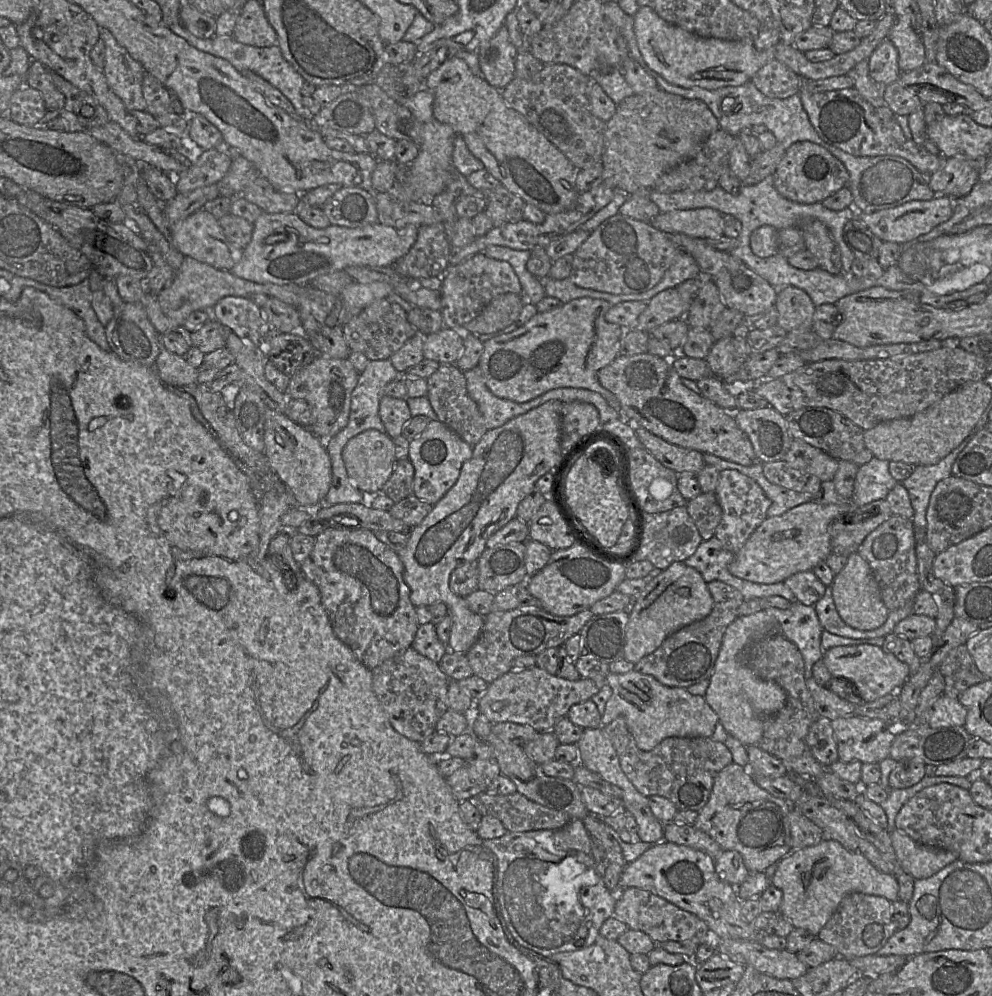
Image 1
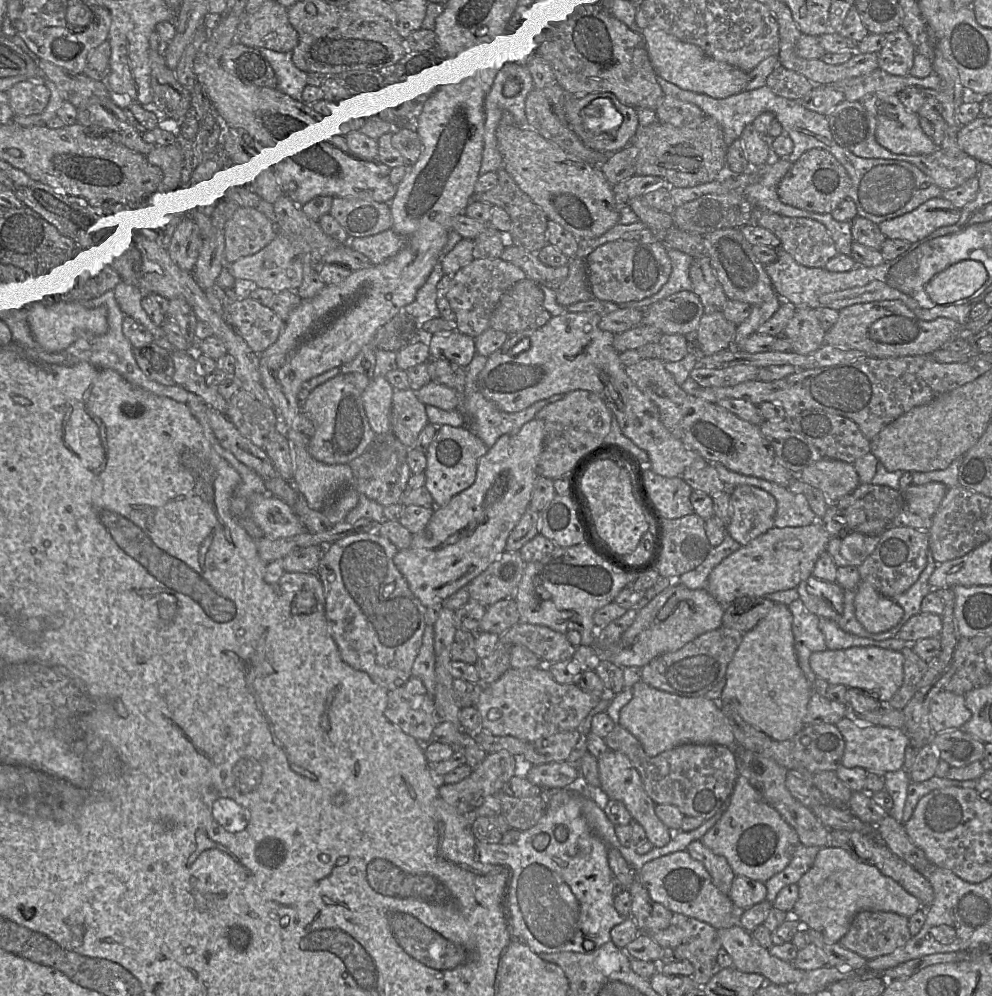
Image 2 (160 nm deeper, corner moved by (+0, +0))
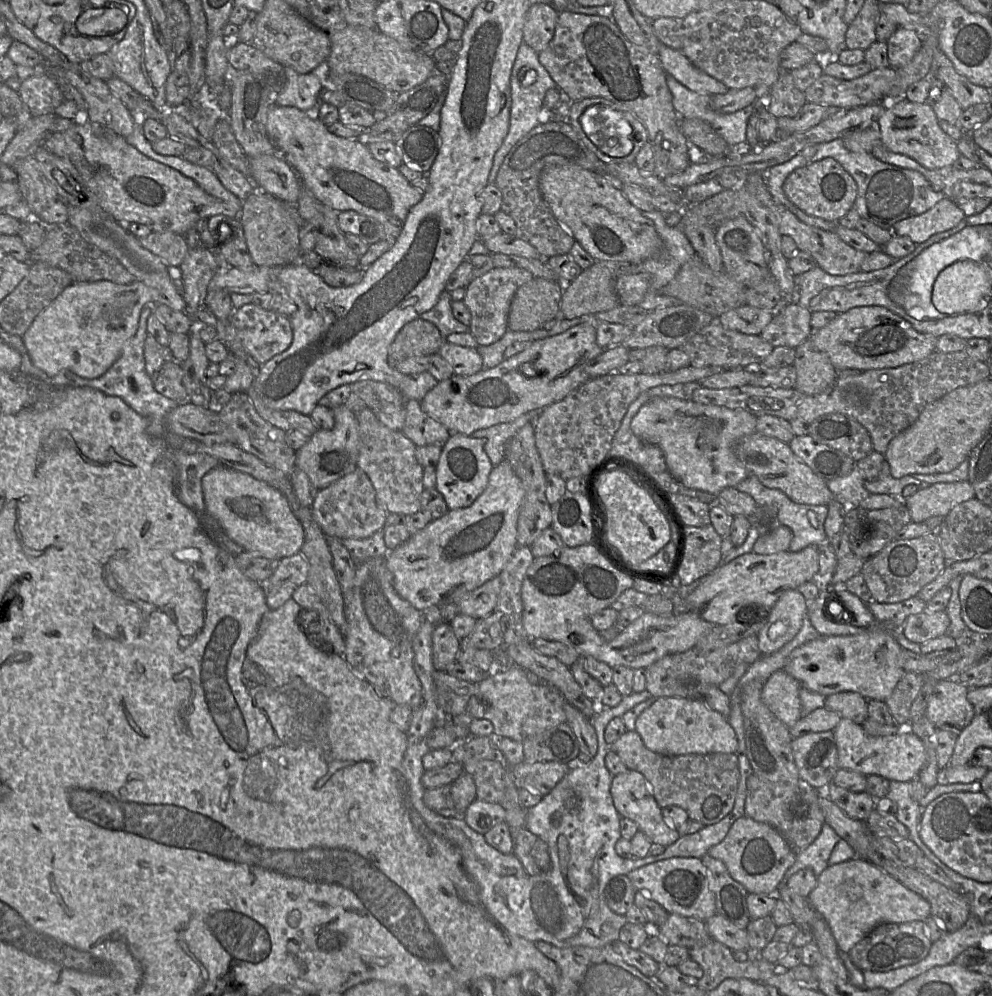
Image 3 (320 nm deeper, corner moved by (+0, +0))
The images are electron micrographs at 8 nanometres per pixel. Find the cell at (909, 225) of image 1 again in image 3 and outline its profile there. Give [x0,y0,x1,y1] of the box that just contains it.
[891,198,965,244]

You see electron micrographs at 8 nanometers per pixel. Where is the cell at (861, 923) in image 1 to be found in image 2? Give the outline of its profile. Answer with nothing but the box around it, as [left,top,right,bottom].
[838,911,912,960]

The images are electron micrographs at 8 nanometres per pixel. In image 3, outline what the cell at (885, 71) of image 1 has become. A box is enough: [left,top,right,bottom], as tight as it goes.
[887,27,922,69]

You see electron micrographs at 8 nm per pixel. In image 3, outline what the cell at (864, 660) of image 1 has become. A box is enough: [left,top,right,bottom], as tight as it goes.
[784,625,906,701]

